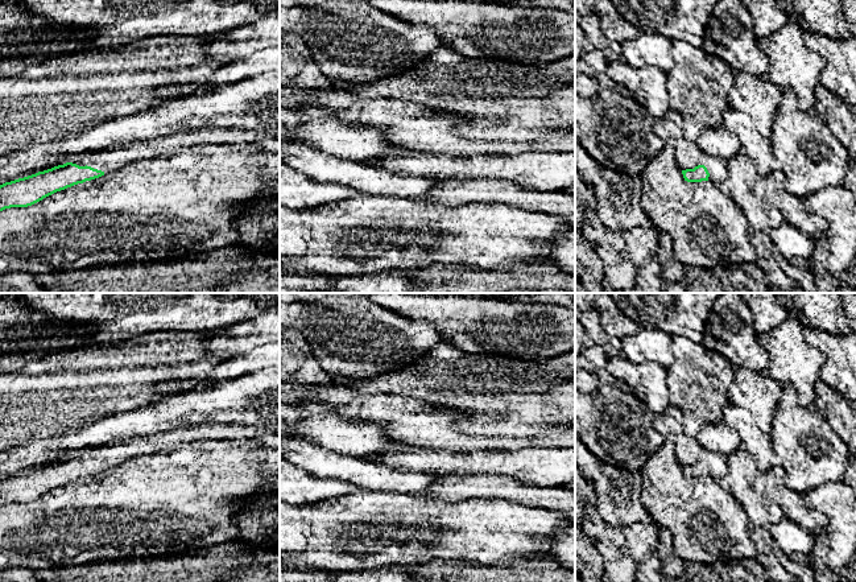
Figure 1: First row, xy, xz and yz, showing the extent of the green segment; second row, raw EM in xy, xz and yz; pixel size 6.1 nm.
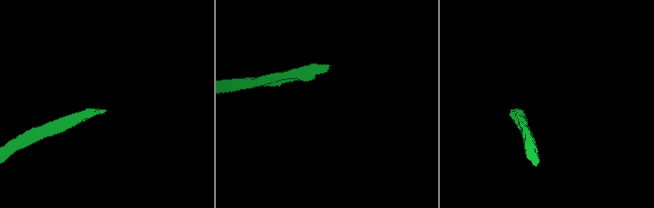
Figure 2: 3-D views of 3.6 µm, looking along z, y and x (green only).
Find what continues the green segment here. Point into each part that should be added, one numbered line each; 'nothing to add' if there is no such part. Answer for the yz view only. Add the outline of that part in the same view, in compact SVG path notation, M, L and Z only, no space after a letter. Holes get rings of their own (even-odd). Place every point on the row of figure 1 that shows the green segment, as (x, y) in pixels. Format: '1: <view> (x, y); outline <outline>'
1: yz (716, 166); outline M704 153L704 158L700 165L707 168L710 173L708 181L725 185L728 177L727 161Z

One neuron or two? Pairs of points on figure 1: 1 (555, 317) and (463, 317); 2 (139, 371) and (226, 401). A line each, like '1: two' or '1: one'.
1: one
2: two

